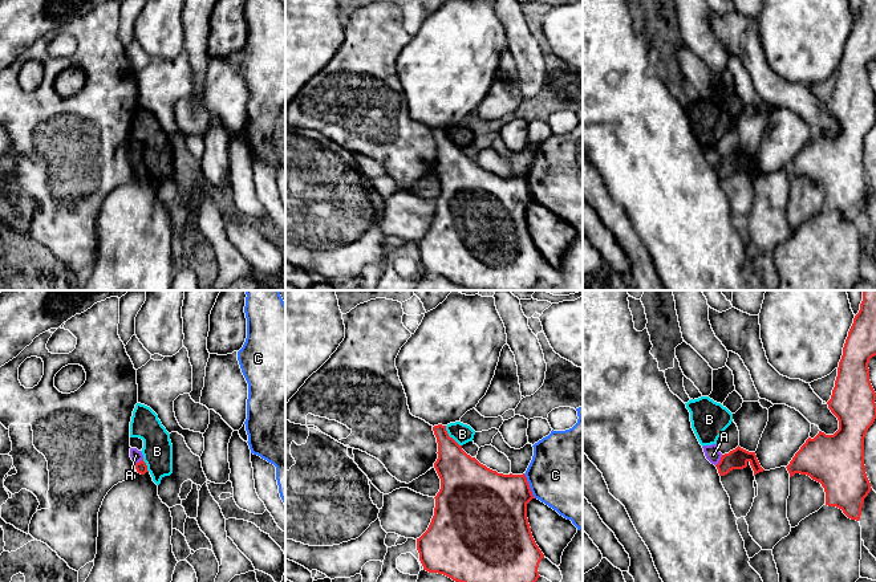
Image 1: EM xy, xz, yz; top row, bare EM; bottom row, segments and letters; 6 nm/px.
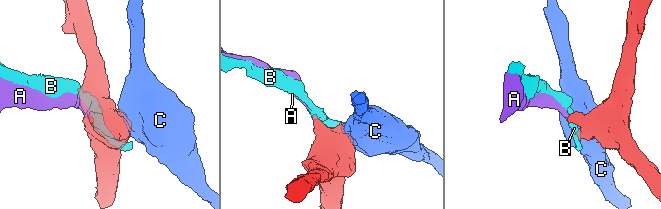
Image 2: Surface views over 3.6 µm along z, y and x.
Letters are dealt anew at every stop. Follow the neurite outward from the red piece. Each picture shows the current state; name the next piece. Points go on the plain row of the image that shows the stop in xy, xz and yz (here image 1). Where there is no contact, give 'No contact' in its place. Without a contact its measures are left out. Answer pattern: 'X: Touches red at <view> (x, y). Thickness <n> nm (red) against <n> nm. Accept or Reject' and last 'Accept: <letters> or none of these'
A: Touches red at yz (720, 163). Thickness 130 nm (red) against 90 nm. Reject
B: Touches red at xz (449, 139). Thickness 260 nm (red) against 120 nm. Reject
C: Touches red at xz (528, 188). Thickness 400 nm (red) against 460 nm. Reject
Accept: none of these

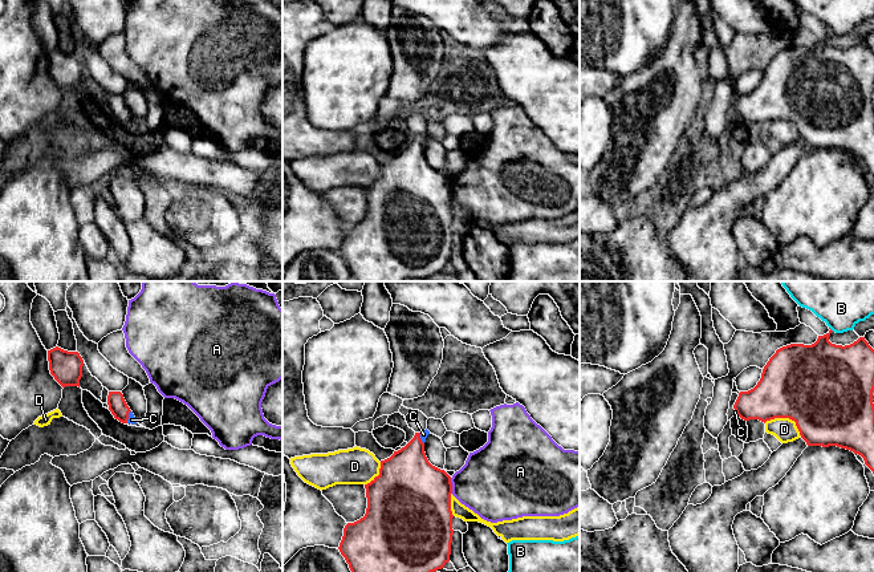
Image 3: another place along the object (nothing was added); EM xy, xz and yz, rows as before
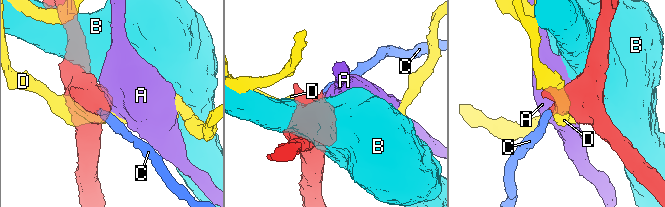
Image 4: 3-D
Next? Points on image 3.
A: Touches red at xz (451, 189). Thickness 460 nm (red) against 400 nm. Reject
B: Touches red at yz (830, 32). Thickness 340 nm (red) against 200 nm. Reject
C: Touches red at xy (127, 120). Thickness 110 nm (red) against 50 nm. Accept
D: Touches red at yz (787, 120). Thickness 500 nm (red) against 140 nm. Reject
Accept: C

